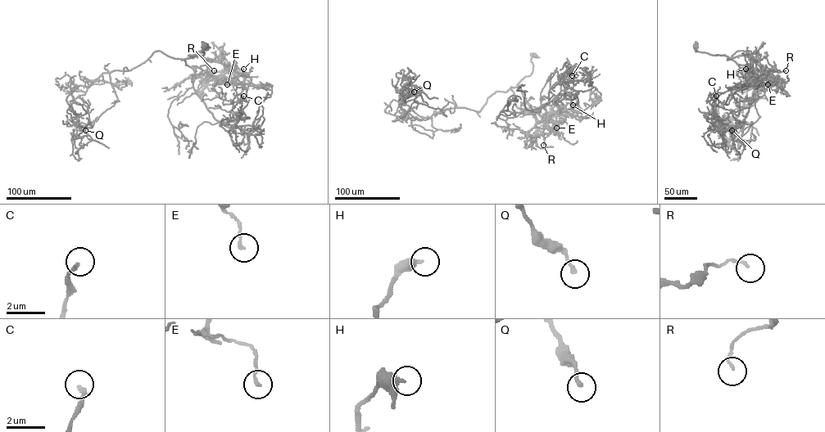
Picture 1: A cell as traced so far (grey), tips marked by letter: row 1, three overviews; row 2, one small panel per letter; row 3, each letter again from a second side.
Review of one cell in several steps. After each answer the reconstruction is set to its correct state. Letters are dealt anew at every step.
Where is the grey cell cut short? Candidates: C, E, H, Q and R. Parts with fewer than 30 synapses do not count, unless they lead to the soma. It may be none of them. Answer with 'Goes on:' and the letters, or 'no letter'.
Goes on: no letter

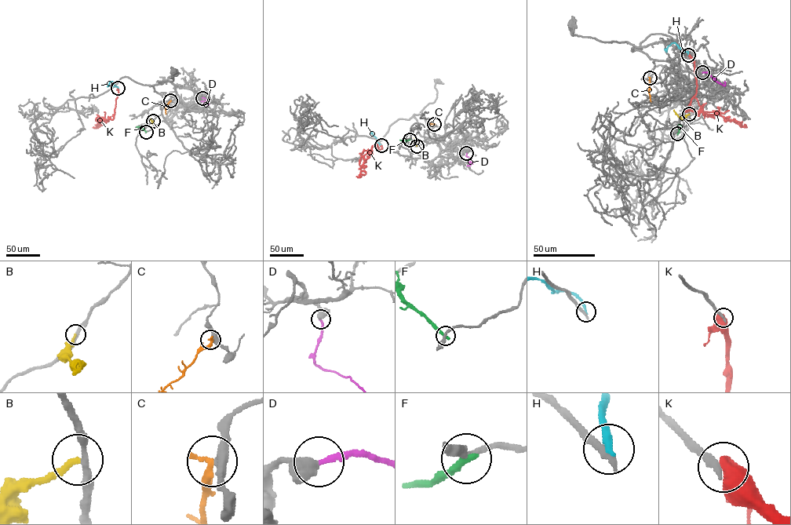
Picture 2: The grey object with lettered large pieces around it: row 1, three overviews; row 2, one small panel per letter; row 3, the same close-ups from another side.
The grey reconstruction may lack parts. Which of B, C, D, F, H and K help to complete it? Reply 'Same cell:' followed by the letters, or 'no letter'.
Same cell: D

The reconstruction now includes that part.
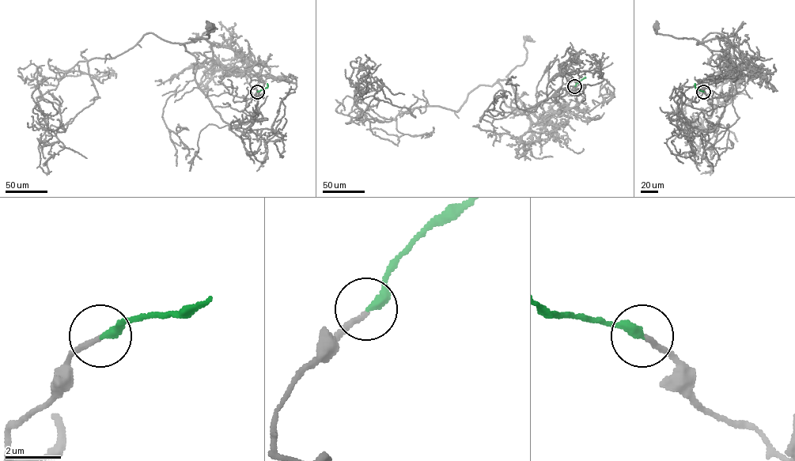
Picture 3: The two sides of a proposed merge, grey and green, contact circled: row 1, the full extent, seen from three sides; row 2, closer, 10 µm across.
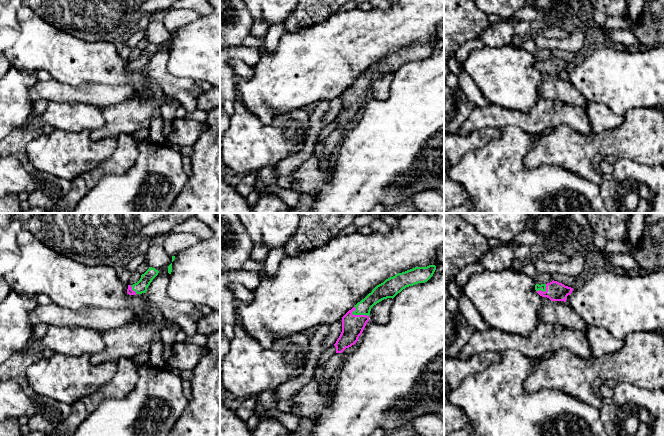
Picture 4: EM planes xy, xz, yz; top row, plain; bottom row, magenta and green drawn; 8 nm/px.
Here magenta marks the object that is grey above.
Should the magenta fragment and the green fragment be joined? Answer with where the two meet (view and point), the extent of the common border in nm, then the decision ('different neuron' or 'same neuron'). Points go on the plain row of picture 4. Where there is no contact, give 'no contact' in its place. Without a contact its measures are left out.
contact xz (360, 91); length 150 nm; same neuron

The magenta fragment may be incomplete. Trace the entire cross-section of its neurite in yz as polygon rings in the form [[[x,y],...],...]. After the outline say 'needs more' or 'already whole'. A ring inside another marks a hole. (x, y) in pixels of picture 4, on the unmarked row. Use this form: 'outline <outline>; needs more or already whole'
outline [[[553,56],[547,60],[536,60],[535,66],[540,72],[547,73],[551,77],[566,78],[567,72],[572,69],[573,64]]]; needs more

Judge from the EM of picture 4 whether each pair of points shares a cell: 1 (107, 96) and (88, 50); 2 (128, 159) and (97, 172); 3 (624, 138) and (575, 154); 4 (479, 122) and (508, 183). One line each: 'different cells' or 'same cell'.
1: different cells
2: same cell
3: same cell
4: different cells

